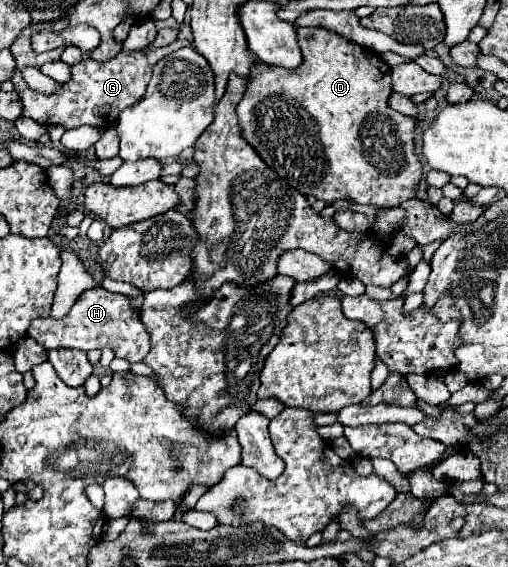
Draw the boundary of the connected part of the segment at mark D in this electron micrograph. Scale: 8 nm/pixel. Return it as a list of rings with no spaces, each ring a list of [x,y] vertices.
[[[297,28],[297,40],[301,46],[301,54],[303,54],[303,62],[293,68],[281,68],[281,66],[271,66],[265,64],[261,60],[255,60],[251,66],[251,74],[249,74],[249,84],[247,84],[247,92],[243,96],[243,100],[237,106],[237,116],[239,116],[239,124],[241,124],[241,136],[247,140],[247,144],[261,156],[261,160],[275,170],[291,188],[295,188],[297,192],[305,194],[305,196],[315,196],[327,204],[331,204],[333,200],[339,198],[353,198],[359,204],[377,204],[377,206],[399,206],[401,202],[405,202],[407,198],[415,196],[415,188],[417,182],[423,176],[423,168],[419,158],[413,152],[413,132],[415,132],[415,118],[411,116],[403,116],[397,110],[393,110],[389,106],[389,96],[391,96],[391,68],[379,58],[377,52],[369,52],[367,48],[345,40],[343,36],[325,30],[325,28]]]

